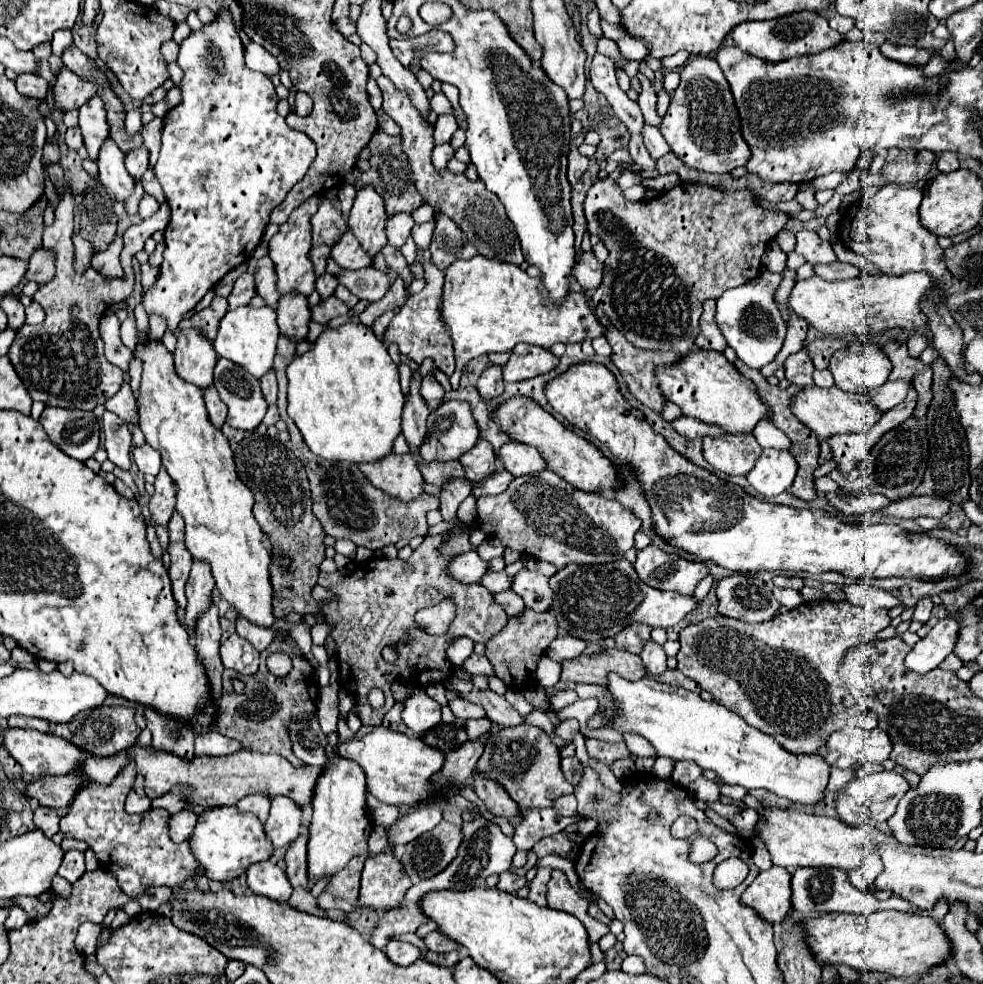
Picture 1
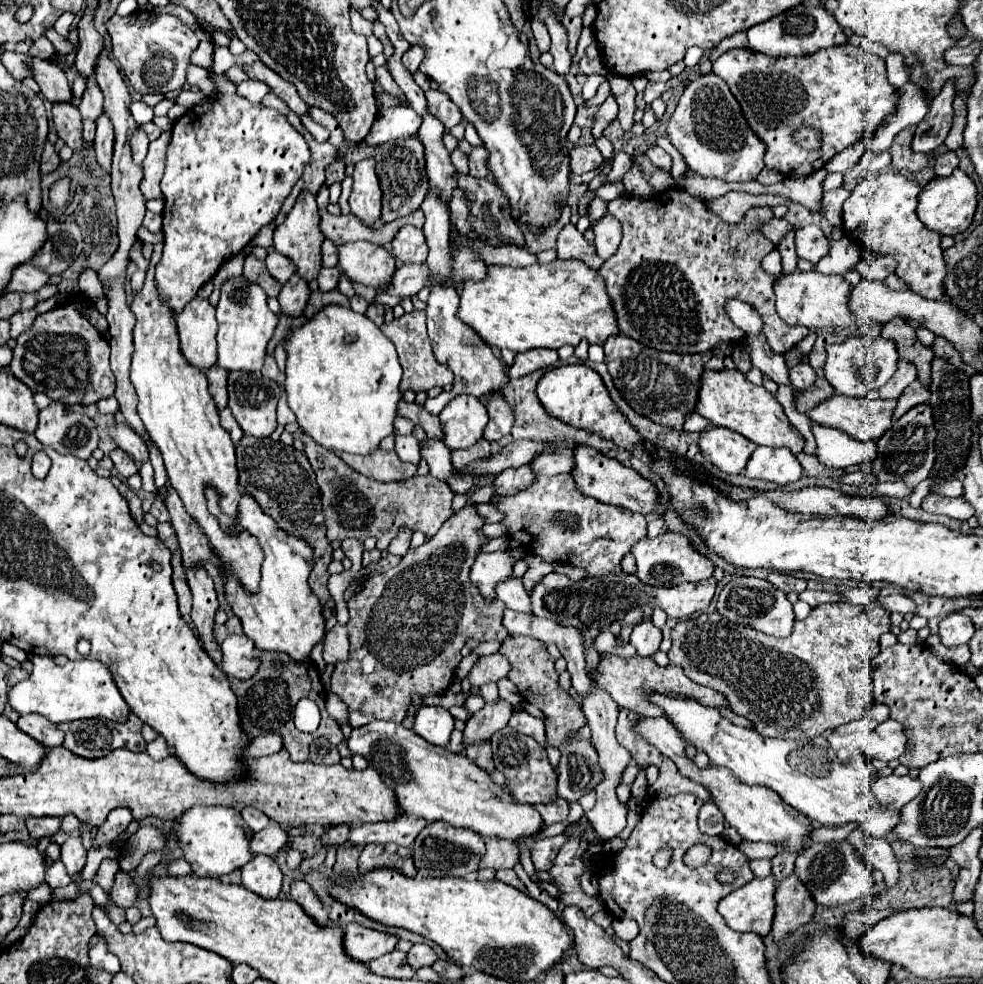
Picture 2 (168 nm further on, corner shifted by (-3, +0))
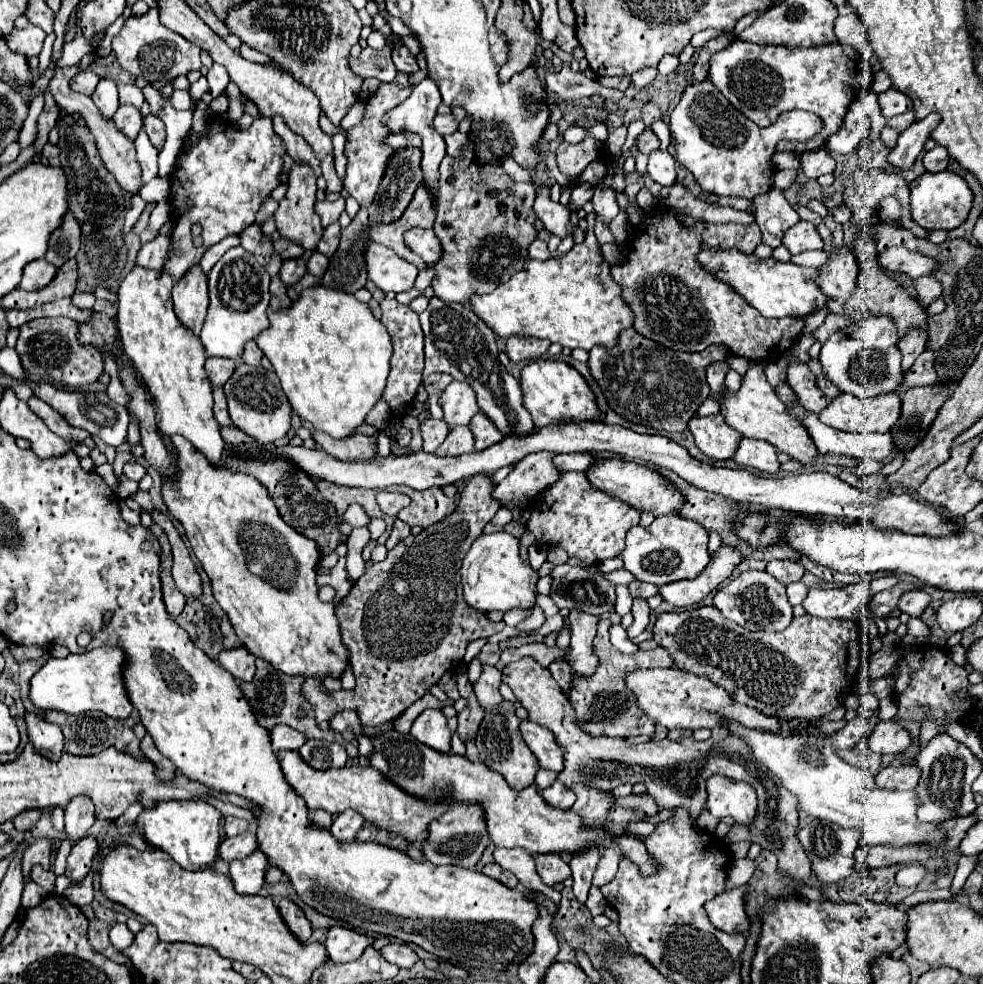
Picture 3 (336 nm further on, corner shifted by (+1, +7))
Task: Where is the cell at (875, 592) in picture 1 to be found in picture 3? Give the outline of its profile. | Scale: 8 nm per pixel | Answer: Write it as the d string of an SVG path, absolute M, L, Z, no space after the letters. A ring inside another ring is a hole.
M914 590L914 592L908 592L904 594L904 598L900 598L898 602L898 608L910 616L922 616L924 610L930 606L932 598L928 592L924 590Z

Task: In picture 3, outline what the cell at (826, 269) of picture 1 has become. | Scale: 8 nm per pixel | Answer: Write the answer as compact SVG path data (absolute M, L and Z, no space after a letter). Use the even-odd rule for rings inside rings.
M888 248L882 252L882 268L888 272L904 272L910 278L920 278L930 276L938 268L938 262L930 256L910 252L906 248Z

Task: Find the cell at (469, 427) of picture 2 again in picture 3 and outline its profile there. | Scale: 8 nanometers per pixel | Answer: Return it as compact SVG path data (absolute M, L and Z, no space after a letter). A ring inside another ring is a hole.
M456 380L442 392L438 404L444 412L444 422L450 428L468 426L472 416L480 412L474 390L466 382L456 382Z

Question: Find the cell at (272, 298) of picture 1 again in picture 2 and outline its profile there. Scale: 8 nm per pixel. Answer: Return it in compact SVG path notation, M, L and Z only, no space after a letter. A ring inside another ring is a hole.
M276 251L266 257L266 267L268 267L270 275L272 275L280 285L284 285L284 283L294 275L294 271L296 271L294 265L292 265L292 261L286 259L284 255L278 255Z

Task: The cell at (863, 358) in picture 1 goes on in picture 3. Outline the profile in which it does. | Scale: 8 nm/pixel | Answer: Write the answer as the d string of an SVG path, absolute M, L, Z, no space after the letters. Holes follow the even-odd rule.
M868 316L866 320L852 322L846 328L834 332L820 350L820 364L824 374L842 390L858 398L874 398L894 392L902 384L902 366L898 352L898 332L890 316Z

